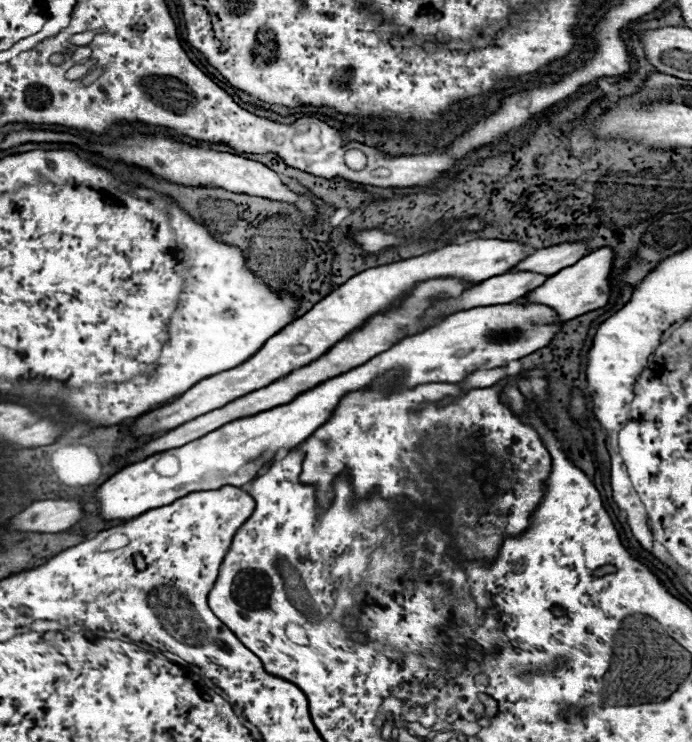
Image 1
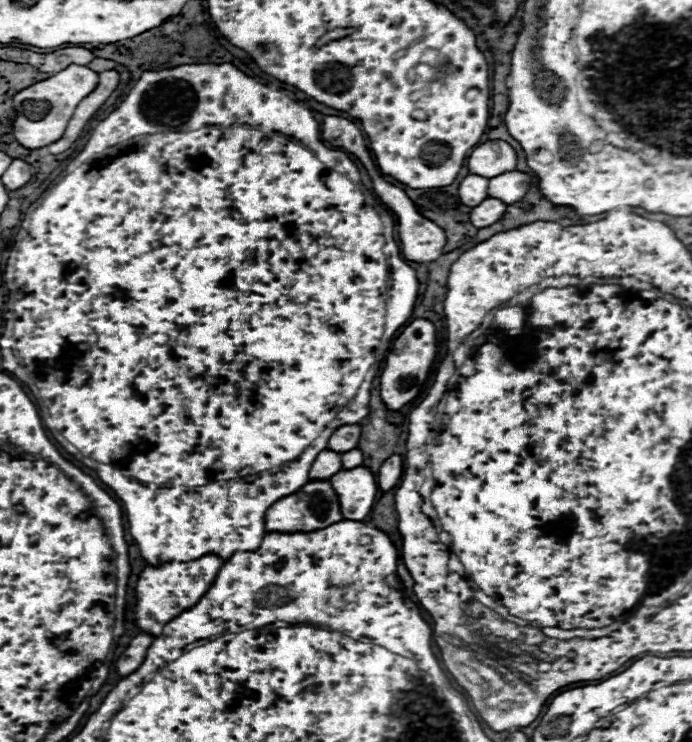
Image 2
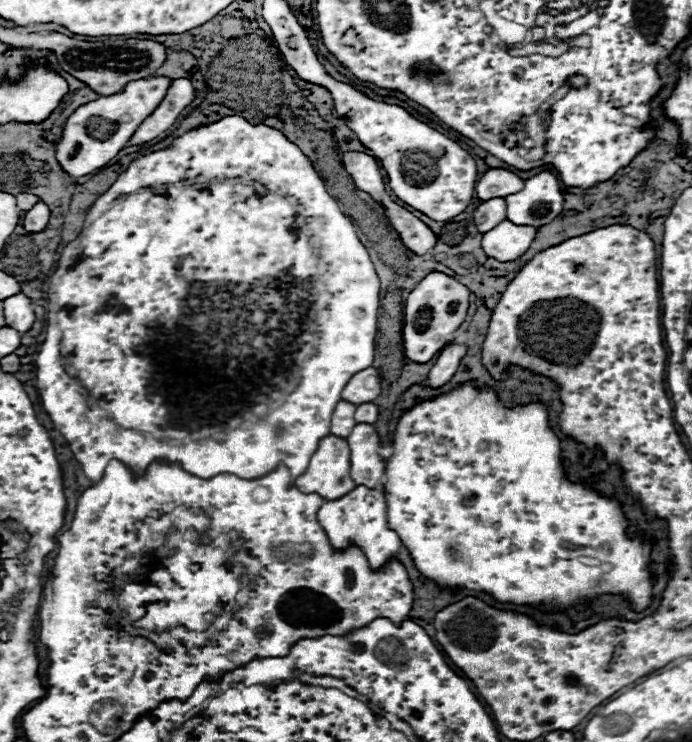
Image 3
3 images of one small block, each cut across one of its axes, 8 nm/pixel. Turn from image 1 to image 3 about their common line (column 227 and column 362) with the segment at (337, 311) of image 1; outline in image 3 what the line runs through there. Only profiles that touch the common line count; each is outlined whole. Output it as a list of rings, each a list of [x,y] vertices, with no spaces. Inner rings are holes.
[[[366,368],[348,380],[348,386],[342,392],[342,400],[360,406],[374,402],[380,394],[380,374],[376,368]]]

